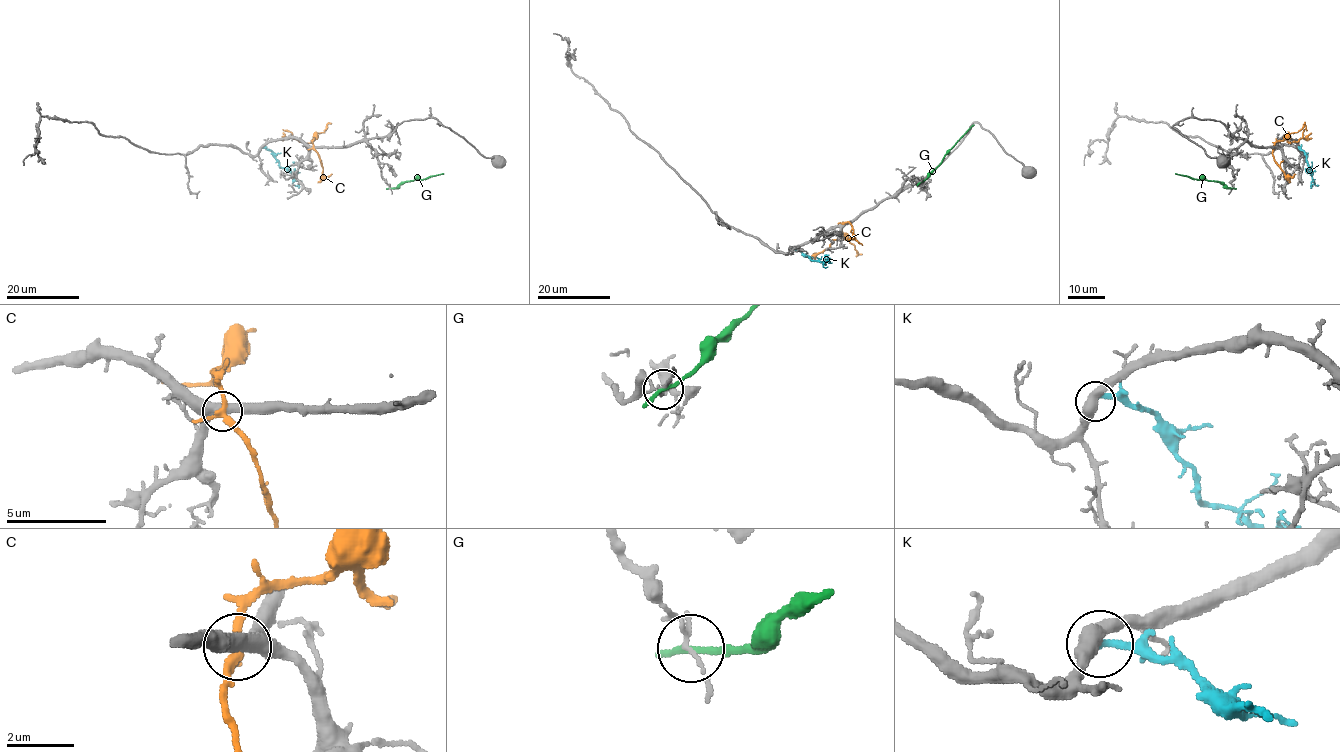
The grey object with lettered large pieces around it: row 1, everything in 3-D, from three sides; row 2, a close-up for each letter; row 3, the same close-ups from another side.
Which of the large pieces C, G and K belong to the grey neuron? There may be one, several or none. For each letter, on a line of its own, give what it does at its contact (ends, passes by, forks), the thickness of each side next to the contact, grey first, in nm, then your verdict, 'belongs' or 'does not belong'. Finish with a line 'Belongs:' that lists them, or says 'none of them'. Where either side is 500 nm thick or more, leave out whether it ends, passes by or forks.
C: it forks; calibres 480 and 240 nm; does not belong
G: it passes by; calibres 110 and 170 nm; does not belong
K: it ends; calibres 480 and 240 nm; belongs
Belongs: K

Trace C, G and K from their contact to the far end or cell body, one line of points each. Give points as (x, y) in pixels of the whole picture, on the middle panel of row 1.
C: (843, 223), (844, 235), (810, 261)
G: (920, 182), (974, 124)
K: (791, 249), (811, 259), (824, 261), (823, 266), (828, 267)

